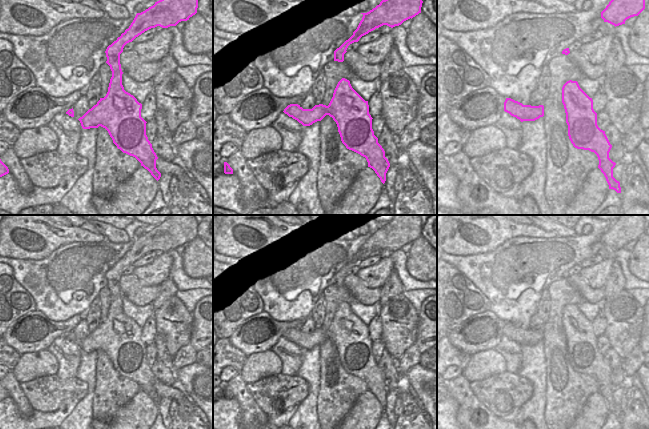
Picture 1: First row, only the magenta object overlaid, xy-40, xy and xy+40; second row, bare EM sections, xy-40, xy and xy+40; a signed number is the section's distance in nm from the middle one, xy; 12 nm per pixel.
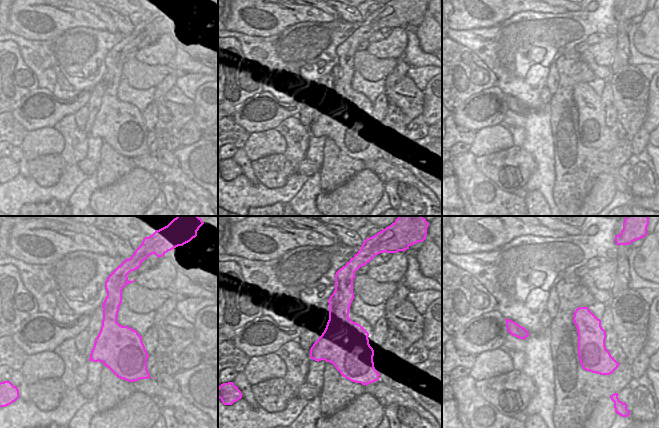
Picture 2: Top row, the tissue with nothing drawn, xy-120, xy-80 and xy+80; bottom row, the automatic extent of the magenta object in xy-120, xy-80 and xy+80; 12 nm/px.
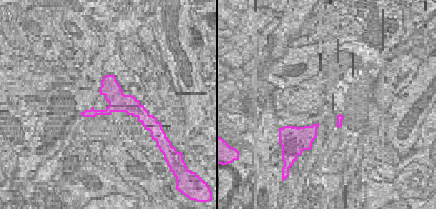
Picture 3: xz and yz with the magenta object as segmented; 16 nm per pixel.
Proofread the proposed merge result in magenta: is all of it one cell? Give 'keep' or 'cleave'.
cleave

